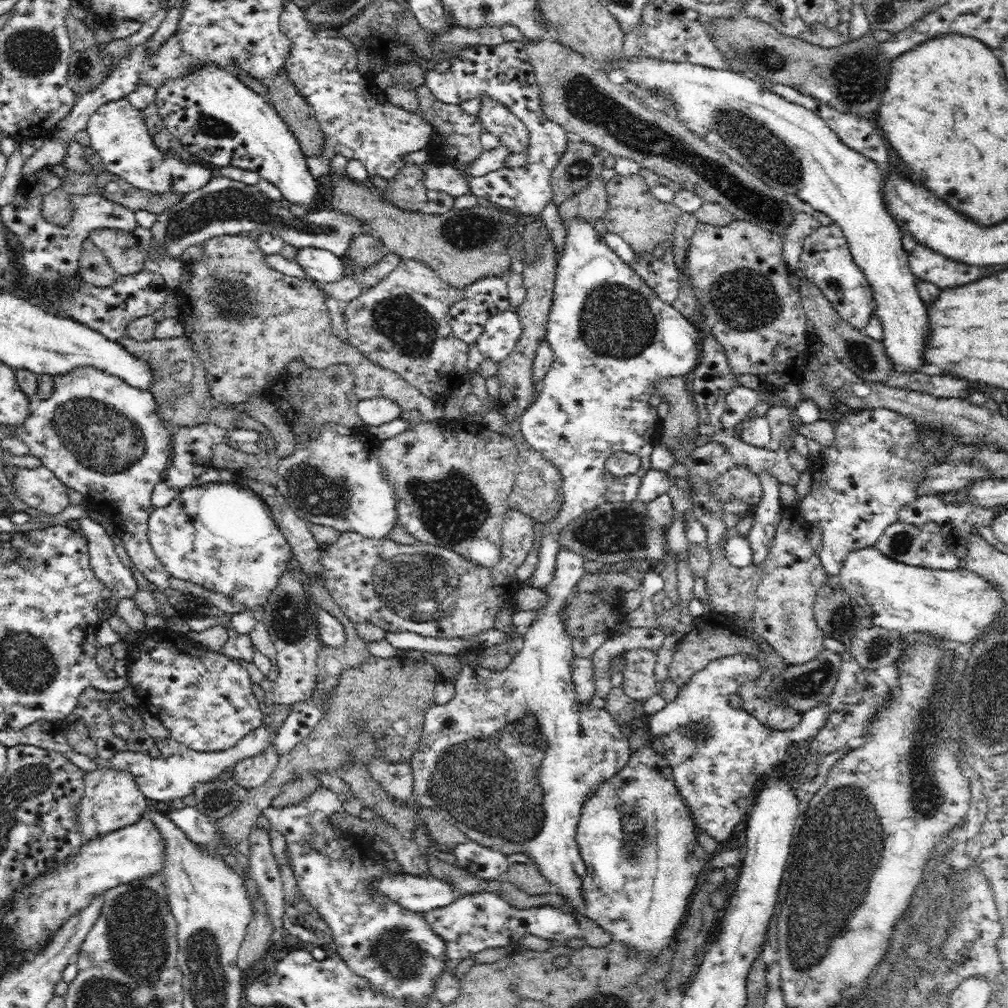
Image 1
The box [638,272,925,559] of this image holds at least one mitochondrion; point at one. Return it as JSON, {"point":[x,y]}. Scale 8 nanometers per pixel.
{"point":[864,356]}

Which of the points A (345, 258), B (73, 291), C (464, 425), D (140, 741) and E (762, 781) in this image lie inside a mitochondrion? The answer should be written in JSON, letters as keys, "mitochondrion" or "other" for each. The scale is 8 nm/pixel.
{"A":"other","B":"mitochondrion","C":"other","D":"other","E":"other"}

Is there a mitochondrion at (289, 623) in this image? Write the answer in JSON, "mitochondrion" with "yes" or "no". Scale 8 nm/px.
{"mitochondrion":"yes"}

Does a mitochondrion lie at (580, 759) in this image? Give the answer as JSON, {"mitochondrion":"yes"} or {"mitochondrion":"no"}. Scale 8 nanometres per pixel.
{"mitochondrion":"no"}

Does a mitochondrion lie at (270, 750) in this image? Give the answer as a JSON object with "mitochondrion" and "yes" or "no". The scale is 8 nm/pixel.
{"mitochondrion":"no"}

